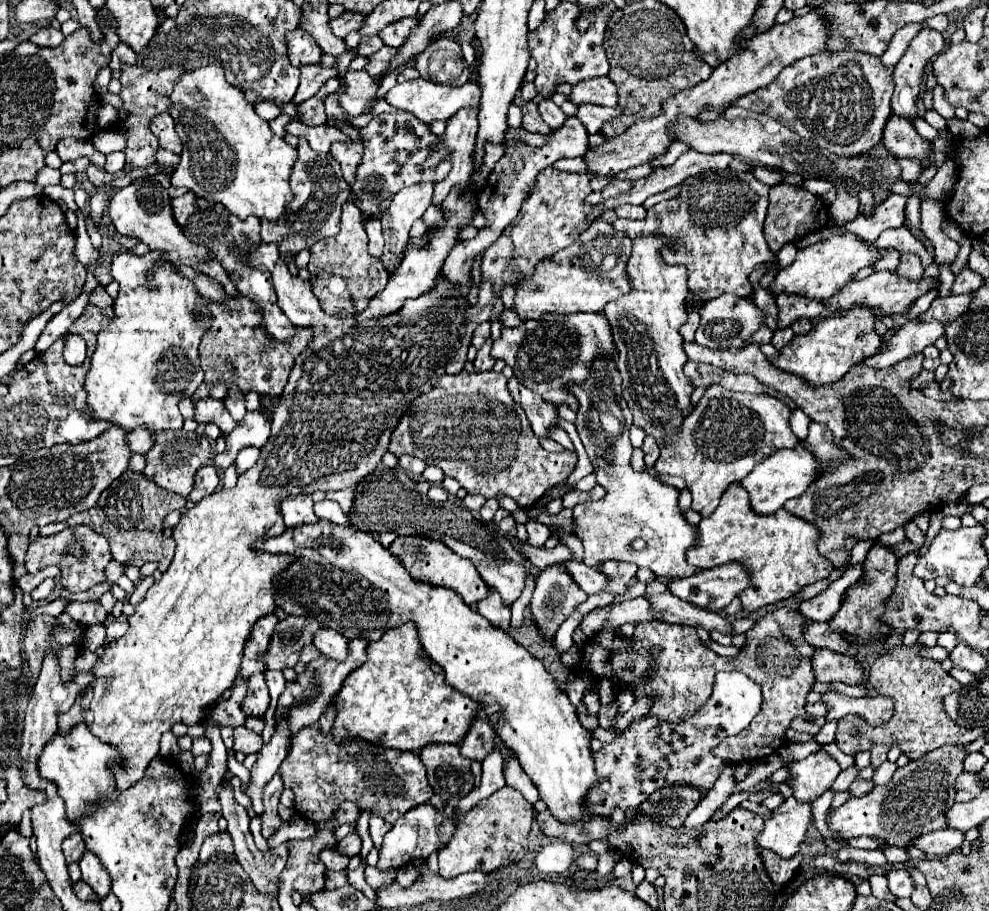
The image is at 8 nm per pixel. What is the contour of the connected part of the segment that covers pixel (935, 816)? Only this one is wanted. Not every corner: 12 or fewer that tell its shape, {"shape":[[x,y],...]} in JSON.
{"shape":[[964,744],[830,810],[848,840],[908,846],[946,828]]}

